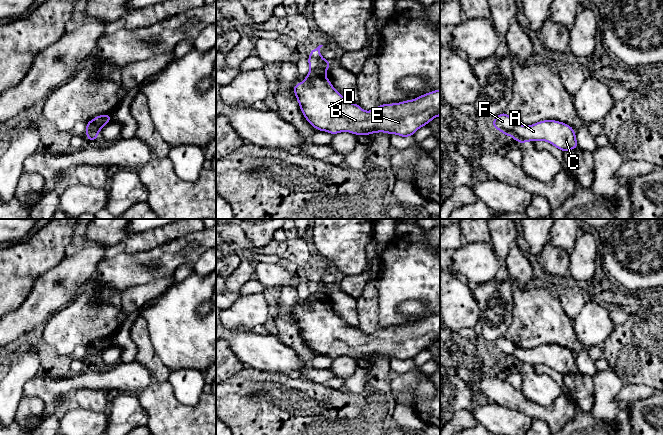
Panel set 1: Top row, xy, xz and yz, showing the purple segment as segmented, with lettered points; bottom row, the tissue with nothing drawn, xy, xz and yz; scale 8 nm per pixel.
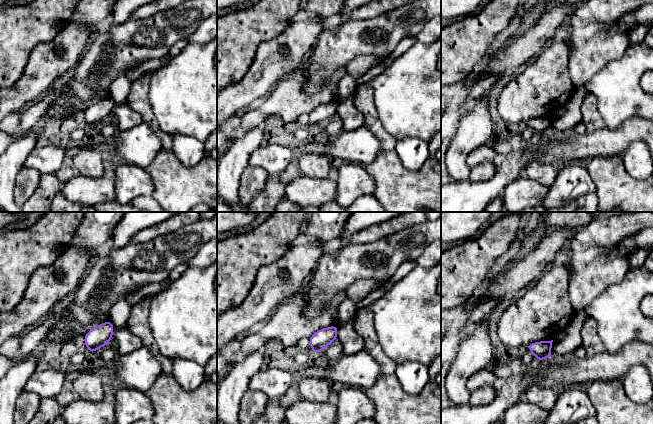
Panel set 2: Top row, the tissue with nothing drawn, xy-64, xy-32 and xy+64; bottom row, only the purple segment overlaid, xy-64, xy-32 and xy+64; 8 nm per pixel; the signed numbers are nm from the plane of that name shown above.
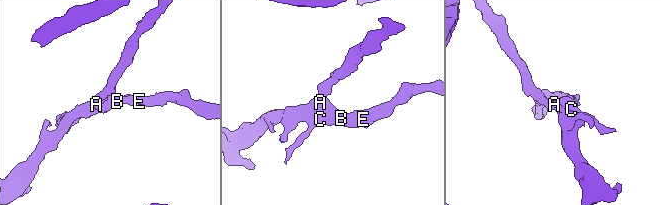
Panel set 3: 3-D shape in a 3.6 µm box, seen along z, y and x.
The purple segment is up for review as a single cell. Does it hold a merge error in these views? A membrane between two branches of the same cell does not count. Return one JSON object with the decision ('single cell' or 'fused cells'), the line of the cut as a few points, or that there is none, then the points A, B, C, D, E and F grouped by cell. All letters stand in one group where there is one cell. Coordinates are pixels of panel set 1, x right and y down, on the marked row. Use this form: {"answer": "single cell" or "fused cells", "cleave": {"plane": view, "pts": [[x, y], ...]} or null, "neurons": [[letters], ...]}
{"answer": "fused cells", "cleave": {"plane": "xz", "pts": [[310, 68], [321, 68], [325, 71]]}, "neurons": [["A", "B", "C", "D", "E"], ["F"]]}

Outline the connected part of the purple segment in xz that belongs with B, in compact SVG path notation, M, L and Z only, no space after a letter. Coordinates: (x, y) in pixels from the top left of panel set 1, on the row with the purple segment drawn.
M310 69L305 80L293 87L303 116L316 130L335 135L349 132L354 135L370 135L384 132L389 135L411 137L418 129L427 125L435 117L440 116L440 89L428 92L415 99L392 104L380 104L371 111L364 111L357 103L346 101L329 79L326 71Z

